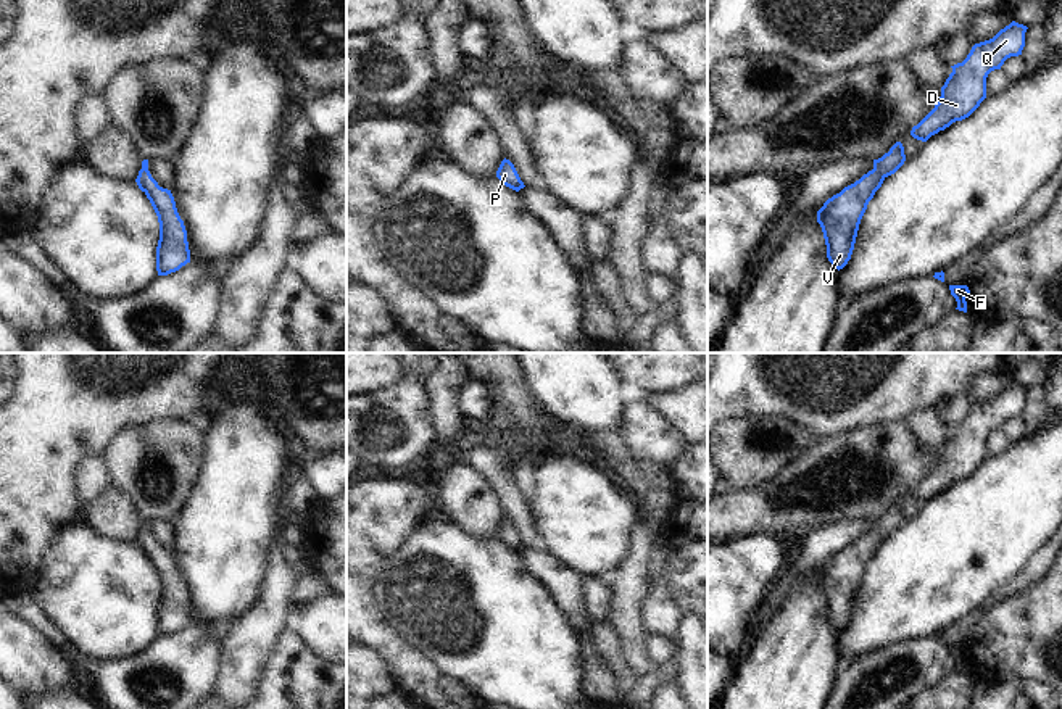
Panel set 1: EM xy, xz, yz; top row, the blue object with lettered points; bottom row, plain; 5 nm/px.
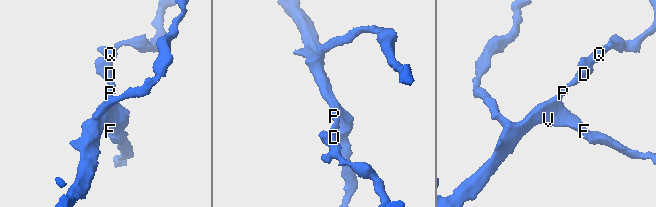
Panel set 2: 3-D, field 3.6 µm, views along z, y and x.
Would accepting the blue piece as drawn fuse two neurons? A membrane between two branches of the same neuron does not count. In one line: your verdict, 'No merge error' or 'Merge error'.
No merge error.

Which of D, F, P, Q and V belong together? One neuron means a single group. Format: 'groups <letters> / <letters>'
groups D F P Q V

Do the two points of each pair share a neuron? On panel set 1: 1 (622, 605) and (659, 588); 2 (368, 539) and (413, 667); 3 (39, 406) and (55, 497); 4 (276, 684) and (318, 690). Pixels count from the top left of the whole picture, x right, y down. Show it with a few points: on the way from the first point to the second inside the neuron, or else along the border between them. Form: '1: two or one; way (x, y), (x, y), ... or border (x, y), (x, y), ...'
1: two; border (651, 584), (642, 601), (642, 622), (647, 630)
2: one; way (363, 571), (363, 619), (381, 637)
3: one; way (39, 429), (39, 474)
4: one; way (286, 684), (297, 690), (308, 690)

